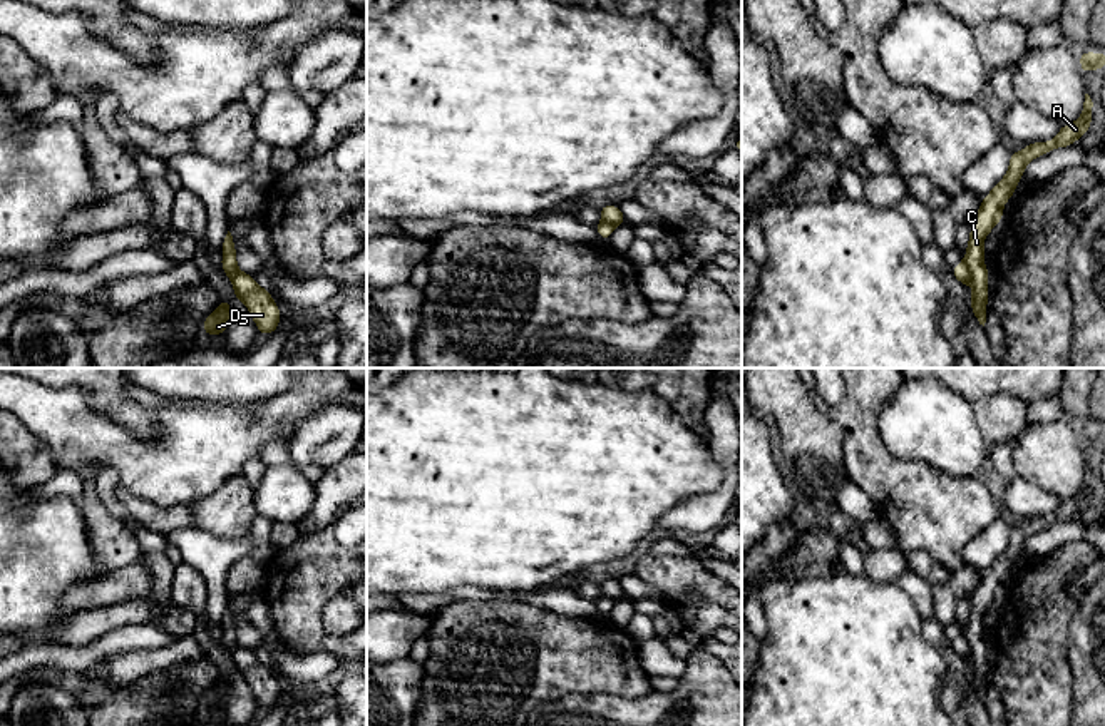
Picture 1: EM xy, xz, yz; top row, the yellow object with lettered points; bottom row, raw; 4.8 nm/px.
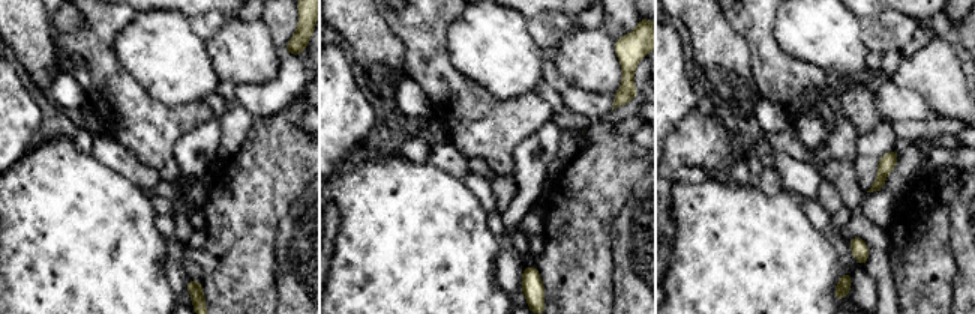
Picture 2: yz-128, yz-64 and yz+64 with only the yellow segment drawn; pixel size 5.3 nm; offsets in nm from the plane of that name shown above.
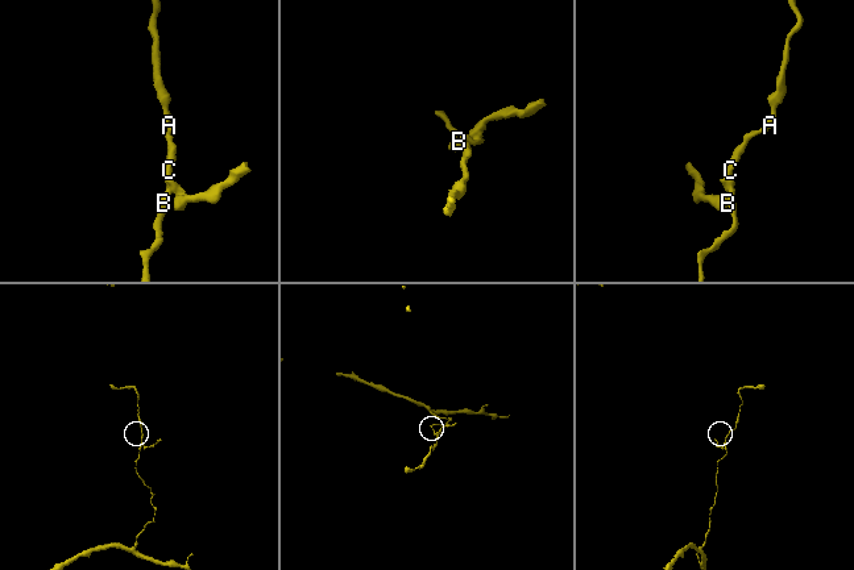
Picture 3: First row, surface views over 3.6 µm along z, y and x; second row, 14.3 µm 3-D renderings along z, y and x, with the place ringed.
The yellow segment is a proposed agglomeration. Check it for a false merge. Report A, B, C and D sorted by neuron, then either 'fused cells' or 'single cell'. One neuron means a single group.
A B C / D | fused cells

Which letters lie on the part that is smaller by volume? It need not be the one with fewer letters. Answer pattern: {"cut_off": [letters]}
{"cut_off": ["D"]}

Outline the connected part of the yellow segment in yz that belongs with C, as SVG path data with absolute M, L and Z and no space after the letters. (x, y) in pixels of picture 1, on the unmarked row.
M1085 468L1083 487L1077 497L1063 500L1058 510L1050 517L1028 519L1021 527L1011 527L1008 549L983 574L979 585L971 594L971 611L963 637L968 641L971 649L971 683L979 699L984 701L986 698L988 676L988 644L983 637L983 614L1003 592L1003 579L1013 572L1015 562L1023 552L1025 540L1035 532L1045 530L1056 522L1072 520L1078 512L1082 512L1090 504L1092 482L1093 477L1090 470Z

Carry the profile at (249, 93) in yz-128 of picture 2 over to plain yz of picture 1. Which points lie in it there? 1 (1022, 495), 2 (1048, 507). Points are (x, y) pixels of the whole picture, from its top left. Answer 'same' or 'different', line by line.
1: same
2: same

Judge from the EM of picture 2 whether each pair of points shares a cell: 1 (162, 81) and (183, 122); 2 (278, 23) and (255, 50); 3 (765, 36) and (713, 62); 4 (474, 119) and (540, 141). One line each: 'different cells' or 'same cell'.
1: different cells
2: different cells
3: different cells
4: different cells

